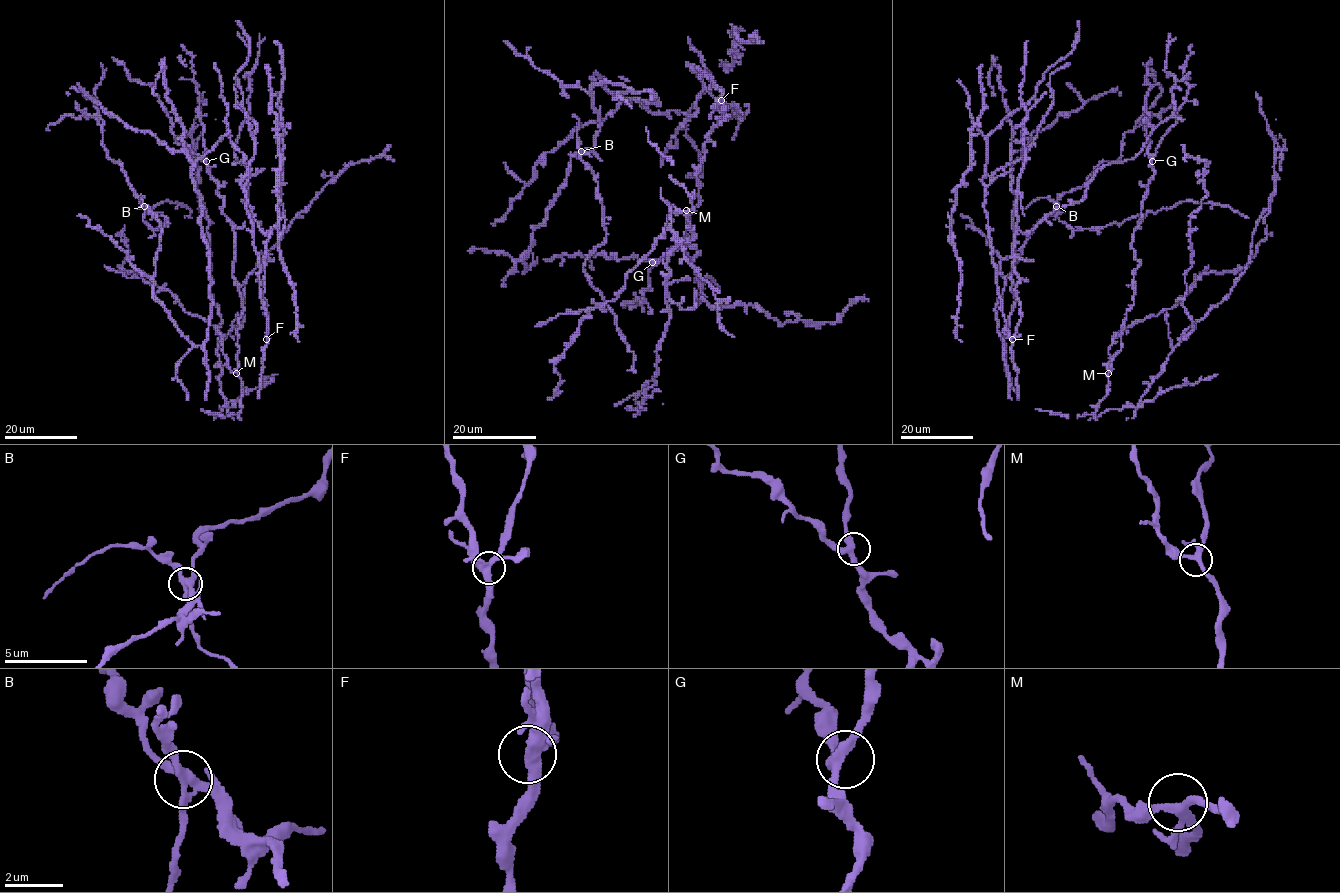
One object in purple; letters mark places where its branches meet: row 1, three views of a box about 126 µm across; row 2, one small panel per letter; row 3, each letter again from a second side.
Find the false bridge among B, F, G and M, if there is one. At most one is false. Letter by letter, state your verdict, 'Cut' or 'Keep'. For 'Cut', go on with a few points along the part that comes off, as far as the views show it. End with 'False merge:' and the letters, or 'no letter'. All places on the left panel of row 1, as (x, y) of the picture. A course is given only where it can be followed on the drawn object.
B: Cut. Course of the part to remove: (144, 206), (143, 221), (154, 231), (167, 219), (147, 210), (162, 201), (185, 205), (191, 211), (191, 218)
F: Keep
G: Keep
M: Keep
False merge: B

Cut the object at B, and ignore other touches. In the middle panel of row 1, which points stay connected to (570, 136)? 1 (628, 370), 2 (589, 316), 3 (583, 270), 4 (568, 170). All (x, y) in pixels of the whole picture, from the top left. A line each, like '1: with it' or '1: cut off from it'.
1: cut off from it
2: with it
3: cut off from it
4: with it

